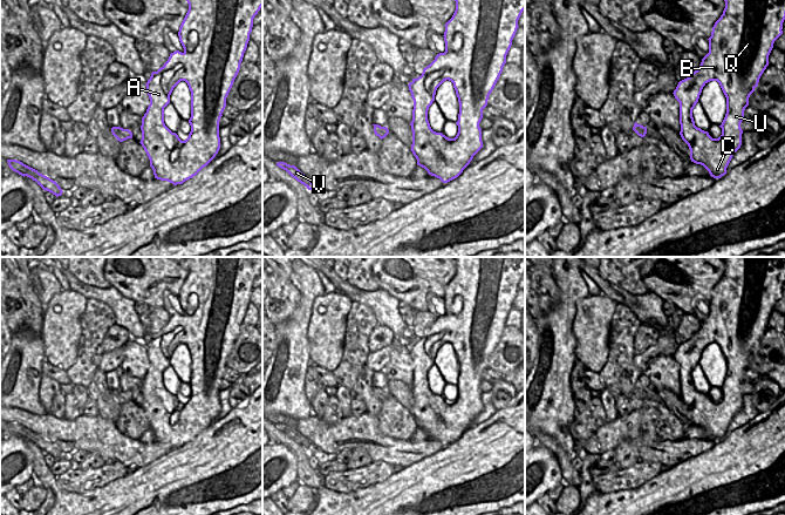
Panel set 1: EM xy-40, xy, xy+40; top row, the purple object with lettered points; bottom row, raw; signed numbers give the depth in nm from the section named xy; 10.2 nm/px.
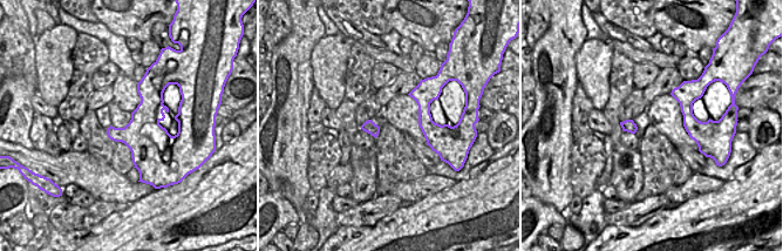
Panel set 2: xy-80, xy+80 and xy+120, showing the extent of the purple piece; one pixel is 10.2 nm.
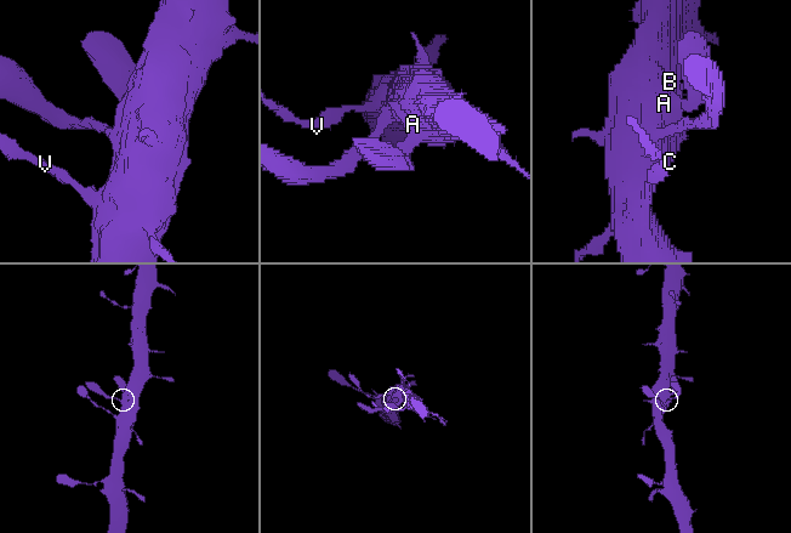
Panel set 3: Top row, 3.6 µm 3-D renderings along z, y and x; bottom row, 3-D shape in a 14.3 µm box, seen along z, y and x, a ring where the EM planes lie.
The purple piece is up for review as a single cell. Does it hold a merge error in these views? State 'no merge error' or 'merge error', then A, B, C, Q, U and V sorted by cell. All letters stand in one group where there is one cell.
no merge error; A B C Q U V

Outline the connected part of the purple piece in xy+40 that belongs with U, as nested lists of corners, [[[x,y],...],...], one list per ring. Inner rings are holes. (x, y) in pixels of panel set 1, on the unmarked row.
[[[724,257],[723,262],[725,271],[708,301],[709,316],[702,321],[698,332],[680,344],[673,355],[680,365],[680,398],[690,412],[690,422],[703,428],[714,441],[726,436],[733,416],[742,408],[740,386],[744,382],[744,373],[769,328],[769,318],[774,304],[783,297],[785,283],[785,257]],[[710,344],[717,344],[726,360],[726,377],[719,388],[722,398],[718,401],[712,401],[708,394],[697,391],[692,380],[692,372],[702,352]]]

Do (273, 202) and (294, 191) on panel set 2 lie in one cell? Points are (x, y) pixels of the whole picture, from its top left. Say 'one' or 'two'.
two

